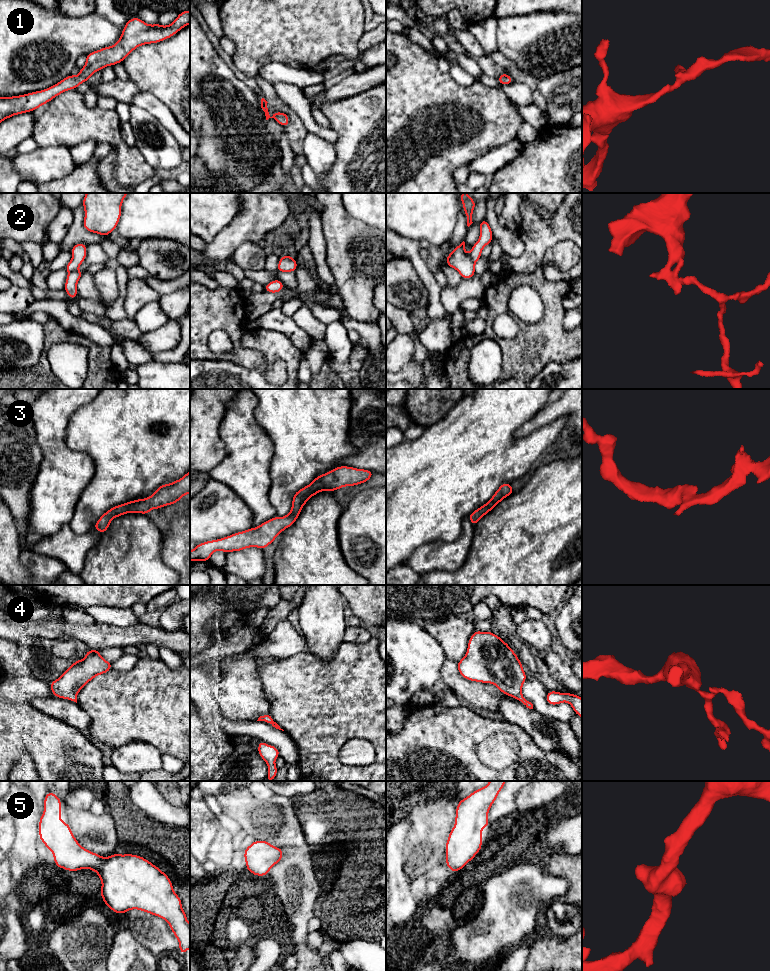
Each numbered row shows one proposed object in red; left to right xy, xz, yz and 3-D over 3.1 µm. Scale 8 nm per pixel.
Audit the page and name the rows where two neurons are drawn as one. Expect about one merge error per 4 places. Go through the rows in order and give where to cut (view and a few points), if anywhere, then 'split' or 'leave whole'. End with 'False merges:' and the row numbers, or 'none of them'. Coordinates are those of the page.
1: cut none; leave whole
2: cut none; leave whole
3: cut none; leave whole
4: cut none; leave whole
5: cut none; leave whole
False merges: none of them

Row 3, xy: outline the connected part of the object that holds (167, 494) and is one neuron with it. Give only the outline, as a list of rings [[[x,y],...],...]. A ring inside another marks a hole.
[[[190,471],[179,480],[170,484],[162,484],[151,496],[145,499],[137,499],[112,507],[99,518],[93,528],[103,534],[109,528],[110,522],[116,517],[127,513],[148,515],[152,509],[160,509],[166,505],[173,505],[189,493]]]

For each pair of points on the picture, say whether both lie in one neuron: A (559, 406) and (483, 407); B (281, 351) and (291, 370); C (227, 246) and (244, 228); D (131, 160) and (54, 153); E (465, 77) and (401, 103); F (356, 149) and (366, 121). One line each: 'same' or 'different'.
A: different
B: same
C: same
D: different
E: different
F: same

